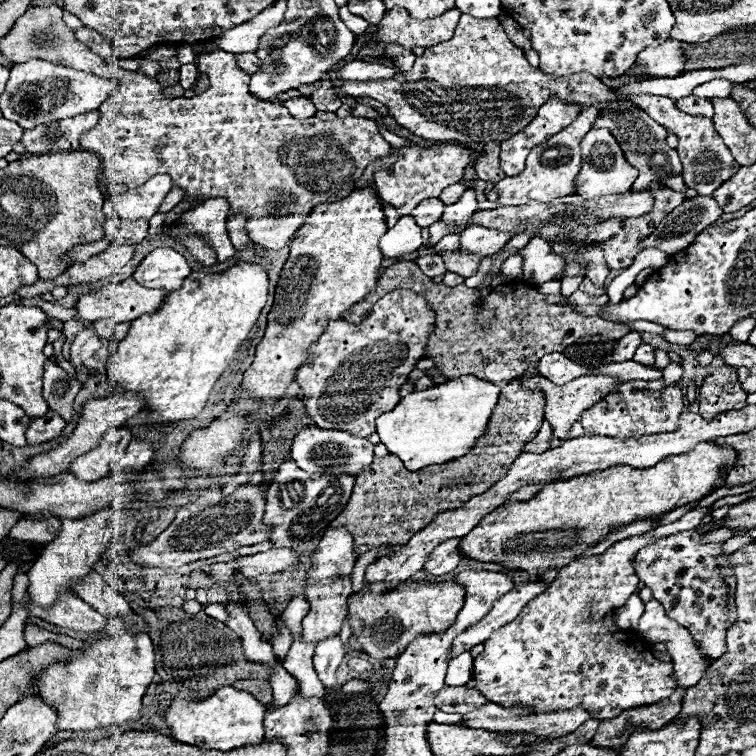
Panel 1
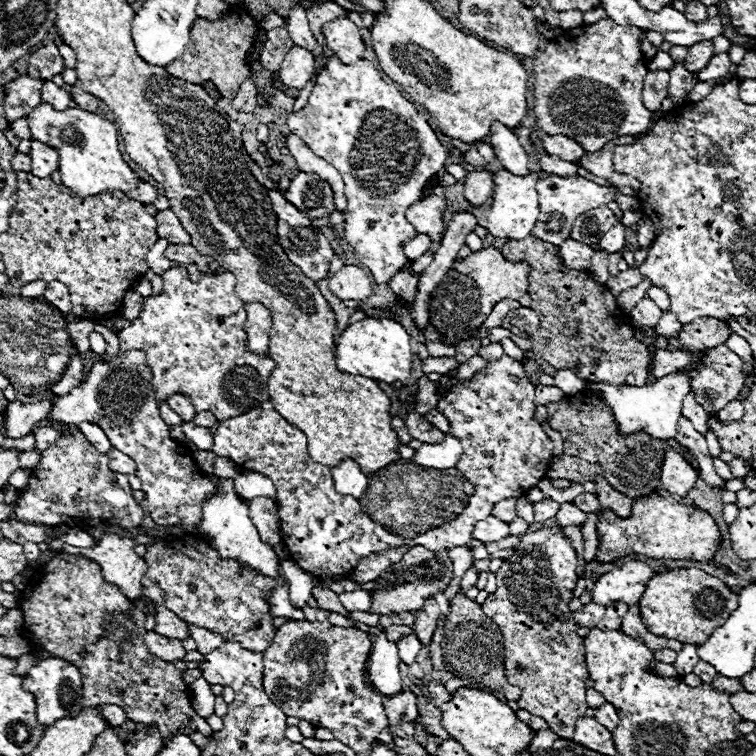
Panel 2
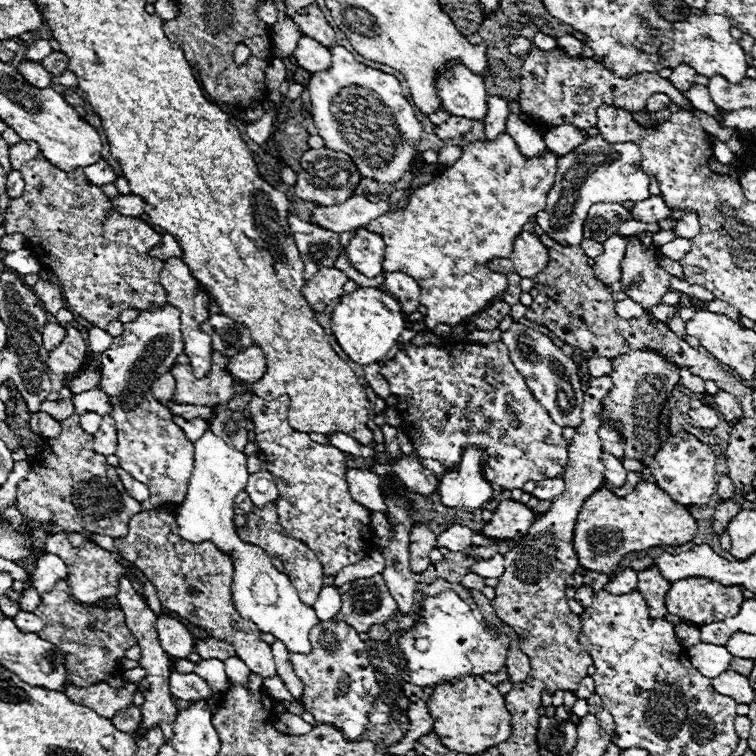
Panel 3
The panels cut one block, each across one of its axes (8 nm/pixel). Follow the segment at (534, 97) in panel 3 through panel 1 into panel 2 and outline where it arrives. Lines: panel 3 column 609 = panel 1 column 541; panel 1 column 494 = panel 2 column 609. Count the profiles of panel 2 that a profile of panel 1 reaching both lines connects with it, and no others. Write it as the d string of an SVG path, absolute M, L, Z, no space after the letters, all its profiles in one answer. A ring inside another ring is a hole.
M604 18L600 20L598 24L592 24L592 26L580 26L580 28L574 28L574 30L566 30L562 34L566 36L558 36L554 40L550 40L546 44L544 50L540 50L536 56L534 56L534 96L536 96L536 102L534 102L534 116L536 116L536 126L546 132L546 134L562 134L562 136L568 136L576 142L582 144L582 148L586 152L598 152L602 150L610 140L618 138L618 136L634 136L634 134L640 134L644 130L648 130L648 124L650 124L650 116L652 112L644 106L642 102L642 88L644 88L644 76L648 74L646 70L646 58L640 50L640 44L638 44L638 32L640 28L636 26L618 26L614 24L610 18Z

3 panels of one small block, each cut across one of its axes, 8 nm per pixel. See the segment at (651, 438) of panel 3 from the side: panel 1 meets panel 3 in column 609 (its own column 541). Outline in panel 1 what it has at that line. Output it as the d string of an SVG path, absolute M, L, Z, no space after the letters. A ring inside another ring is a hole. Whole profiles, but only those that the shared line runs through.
M512 380L502 388L498 404L488 420L488 428L476 440L474 448L468 450L468 454L444 464L420 468L420 472L408 472L404 464L400 464L398 456L376 456L368 470L364 470L356 478L350 502L340 512L340 516L330 522L328 528L348 528L354 538L356 556L382 544L408 544L408 540L420 528L430 524L438 512L460 508L460 504L468 502L472 496L478 496L480 492L490 488L502 474L506 474L508 466L516 460L516 456L522 454L524 444L536 436L542 420L544 394L540 390L522 388L518 380Z

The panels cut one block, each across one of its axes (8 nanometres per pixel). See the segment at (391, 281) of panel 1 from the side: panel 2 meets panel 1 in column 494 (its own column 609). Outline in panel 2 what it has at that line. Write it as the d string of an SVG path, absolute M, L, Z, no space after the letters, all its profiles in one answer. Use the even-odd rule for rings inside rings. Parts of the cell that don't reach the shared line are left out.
M536 236L508 240L502 246L508 260L526 260L530 266L530 308L540 318L540 328L530 334L532 352L556 370L570 368L578 378L612 386L644 386L652 368L652 352L636 338L628 316L620 312L608 286L598 284L586 270L568 270L556 256L556 246Z

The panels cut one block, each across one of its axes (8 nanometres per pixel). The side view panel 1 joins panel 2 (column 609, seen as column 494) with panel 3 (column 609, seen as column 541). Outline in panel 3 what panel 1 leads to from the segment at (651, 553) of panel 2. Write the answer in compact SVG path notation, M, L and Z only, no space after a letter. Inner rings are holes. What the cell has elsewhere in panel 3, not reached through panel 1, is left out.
M638 482L626 498L614 496L604 486L584 502L584 508L578 514L578 522L574 526L574 550L584 570L614 574L626 554L654 546L688 544L694 540L696 530L696 518L688 508L676 504L654 482Z

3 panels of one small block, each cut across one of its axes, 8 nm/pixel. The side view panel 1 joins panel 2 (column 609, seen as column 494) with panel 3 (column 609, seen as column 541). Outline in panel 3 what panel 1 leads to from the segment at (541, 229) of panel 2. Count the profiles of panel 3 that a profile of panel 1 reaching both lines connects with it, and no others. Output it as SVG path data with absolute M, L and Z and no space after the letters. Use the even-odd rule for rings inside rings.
M588 136L580 148L558 158L554 188L546 196L546 210L536 214L536 222L558 244L580 244L582 224L592 204L598 202L638 202L650 196L650 178L638 168L640 150L634 144L608 144L602 136Z

